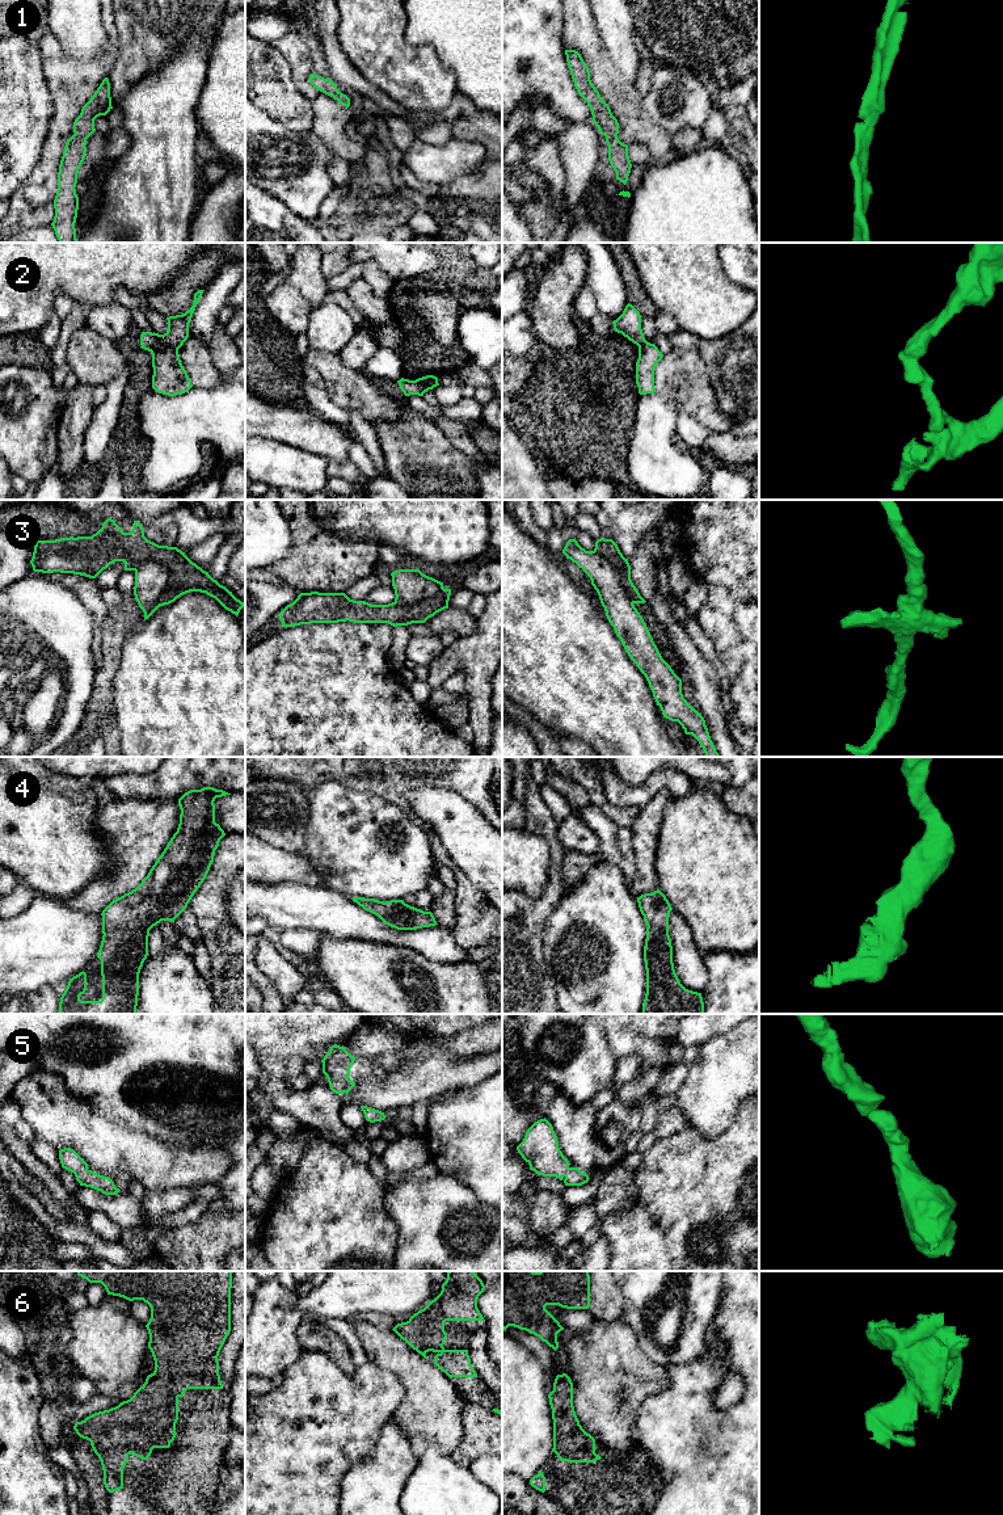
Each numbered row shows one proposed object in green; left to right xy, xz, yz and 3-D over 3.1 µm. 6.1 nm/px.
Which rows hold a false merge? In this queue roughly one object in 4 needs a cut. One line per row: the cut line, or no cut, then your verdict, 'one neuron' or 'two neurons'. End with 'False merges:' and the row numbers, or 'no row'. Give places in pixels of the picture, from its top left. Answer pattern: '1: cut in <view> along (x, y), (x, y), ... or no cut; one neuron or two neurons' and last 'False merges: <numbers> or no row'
1: no cut; one neuron
2: cut in xy along (152, 333), (161, 343), (177, 349); two neurons
3: cut in xy along (143, 560), (156, 560), (168, 572), (160, 605); two neurons
4: no cut; one neuron
5: no cut; one neuron
6: no cut; one neuron
False merges: 2, 3

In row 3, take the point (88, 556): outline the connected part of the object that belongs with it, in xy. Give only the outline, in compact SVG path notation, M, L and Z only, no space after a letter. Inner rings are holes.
M108 518L92 536L35 540L30 564L34 572L73 573L96 578L115 561L123 561L125 571L136 571L143 561L163 564L169 578L160 596L160 606L169 605L190 592L206 593L236 616L245 606L185 552L148 540L143 525L138 521L134 521L131 533L123 533L114 519Z

